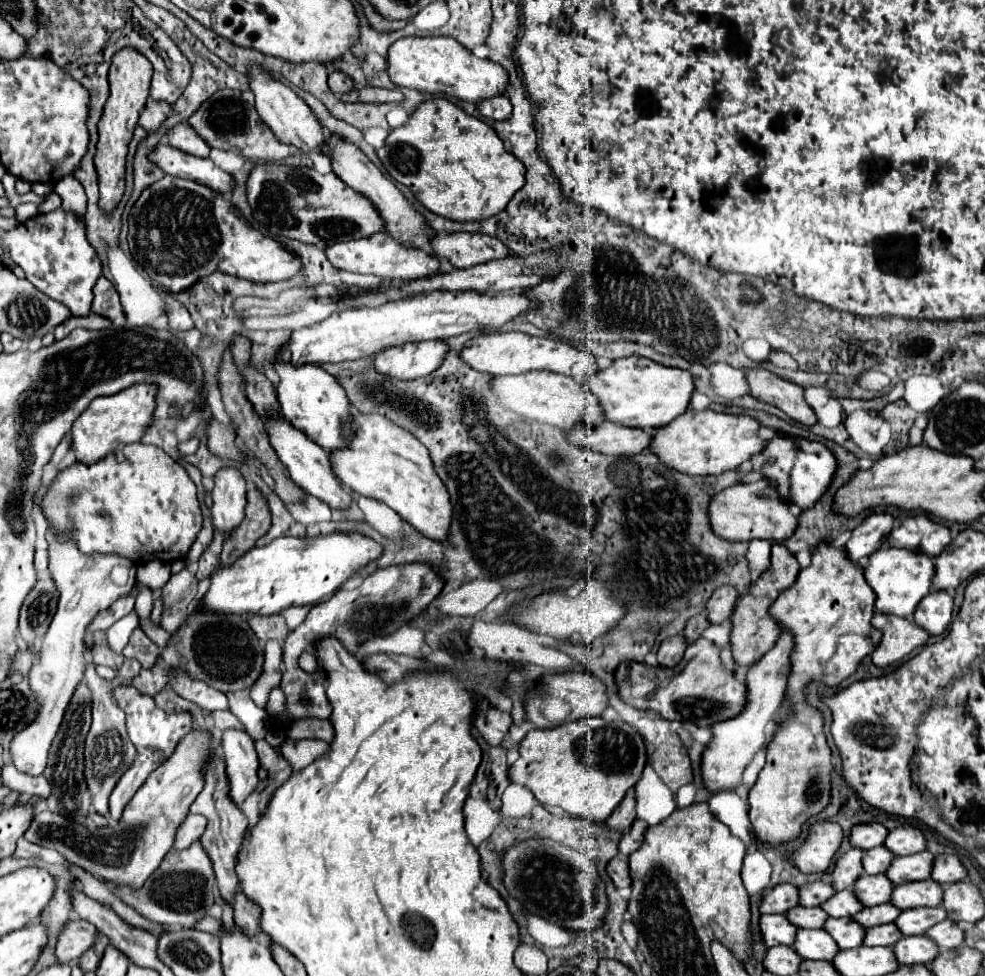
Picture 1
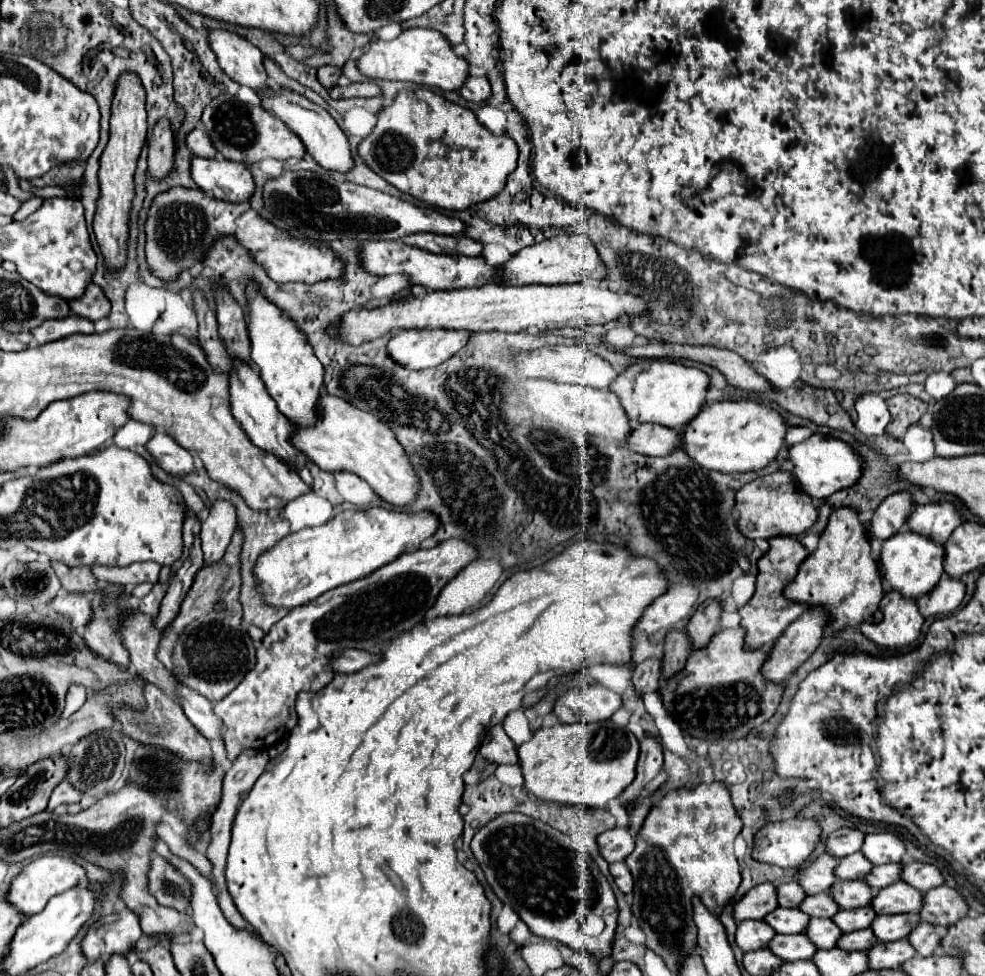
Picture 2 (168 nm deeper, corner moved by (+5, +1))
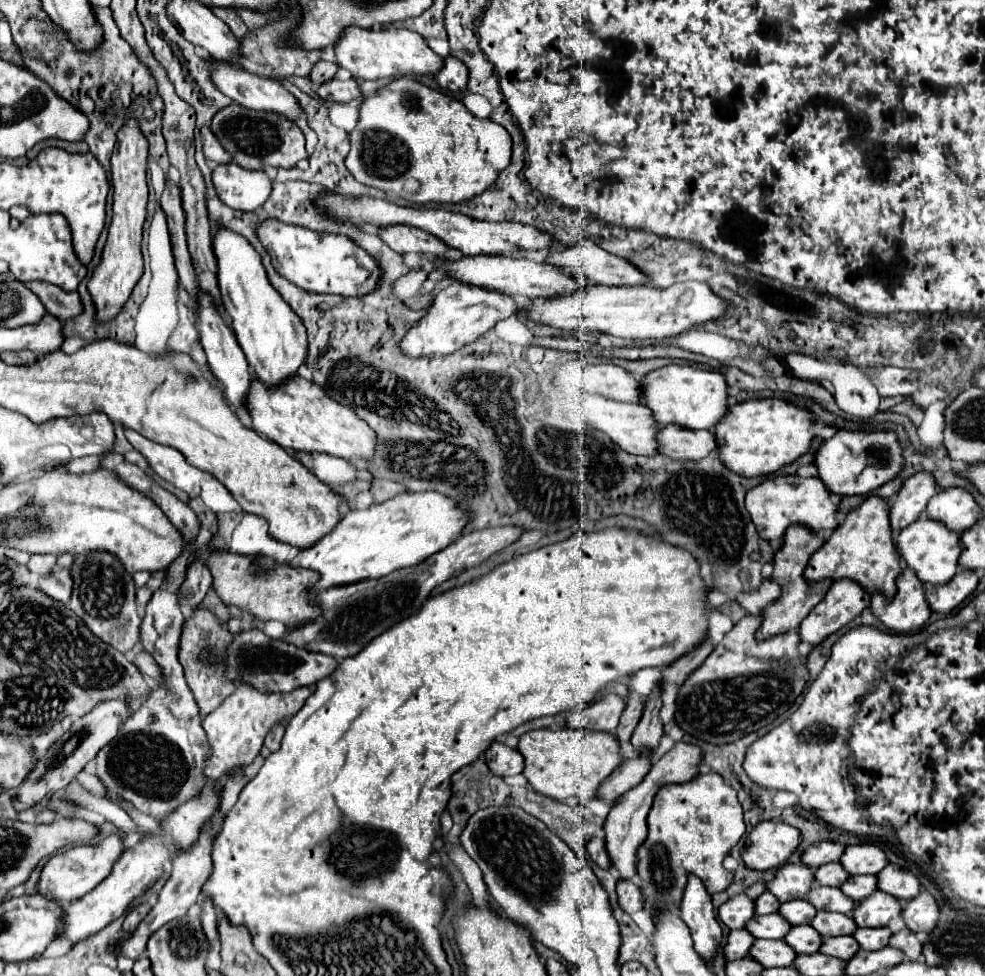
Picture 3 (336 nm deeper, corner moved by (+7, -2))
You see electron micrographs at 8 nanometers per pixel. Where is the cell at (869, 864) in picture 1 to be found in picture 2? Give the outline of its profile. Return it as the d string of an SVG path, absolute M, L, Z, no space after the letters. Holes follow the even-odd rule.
M854 853L848 857L842 857L838 861L838 867L834 869L834 875L838 879L864 879L866 873L870 873L870 861L862 857L862 853Z

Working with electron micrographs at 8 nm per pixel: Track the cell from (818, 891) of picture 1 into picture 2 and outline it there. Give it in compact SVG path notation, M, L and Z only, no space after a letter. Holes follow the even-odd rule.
M796 881L778 885L778 905L780 907L798 907L804 897L806 897L806 893L802 887L798 887Z

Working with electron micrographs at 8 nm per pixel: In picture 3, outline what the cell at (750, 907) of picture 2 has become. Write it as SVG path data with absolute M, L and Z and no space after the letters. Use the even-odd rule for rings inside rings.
M738 894L720 906L718 916L730 930L736 930L744 928L746 922L754 916L754 912L756 912L756 902L746 894Z

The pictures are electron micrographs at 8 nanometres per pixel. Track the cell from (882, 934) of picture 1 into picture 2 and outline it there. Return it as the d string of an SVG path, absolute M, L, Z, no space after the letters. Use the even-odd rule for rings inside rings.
M862 929L862 931L852 931L852 933L844 933L844 937L838 939L838 949L844 951L866 951L870 947L876 945L876 937L870 929Z

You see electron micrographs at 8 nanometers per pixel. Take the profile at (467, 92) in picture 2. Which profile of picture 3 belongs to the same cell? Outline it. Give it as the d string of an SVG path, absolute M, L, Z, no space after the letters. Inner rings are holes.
M448 56L444 58L444 66L436 76L436 80L444 90L462 94L466 92L466 84L468 84L468 68L464 66L464 62L456 60L454 56Z

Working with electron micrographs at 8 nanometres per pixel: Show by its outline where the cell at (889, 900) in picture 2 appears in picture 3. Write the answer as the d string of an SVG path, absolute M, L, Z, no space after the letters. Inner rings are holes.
M876 890L872 896L868 896L856 906L856 912L852 916L858 926L876 928L876 926L888 926L888 922L900 914L902 914L902 902L892 894Z

